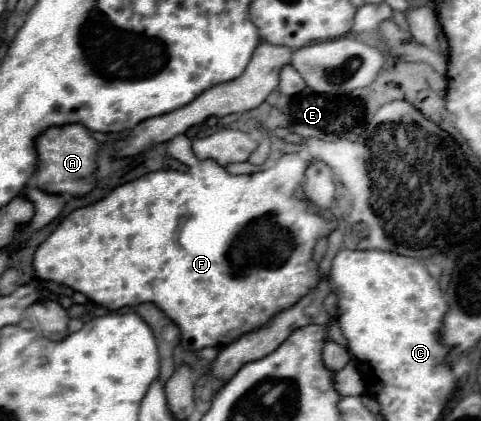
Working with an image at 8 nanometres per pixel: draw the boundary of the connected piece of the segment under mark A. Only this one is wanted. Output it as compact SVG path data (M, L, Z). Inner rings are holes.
M82 124L68 126L52 126L38 134L36 138L36 154L38 168L36 180L38 188L50 194L88 194L94 188L94 172L96 172L96 156L98 144L90 136L90 130Z

